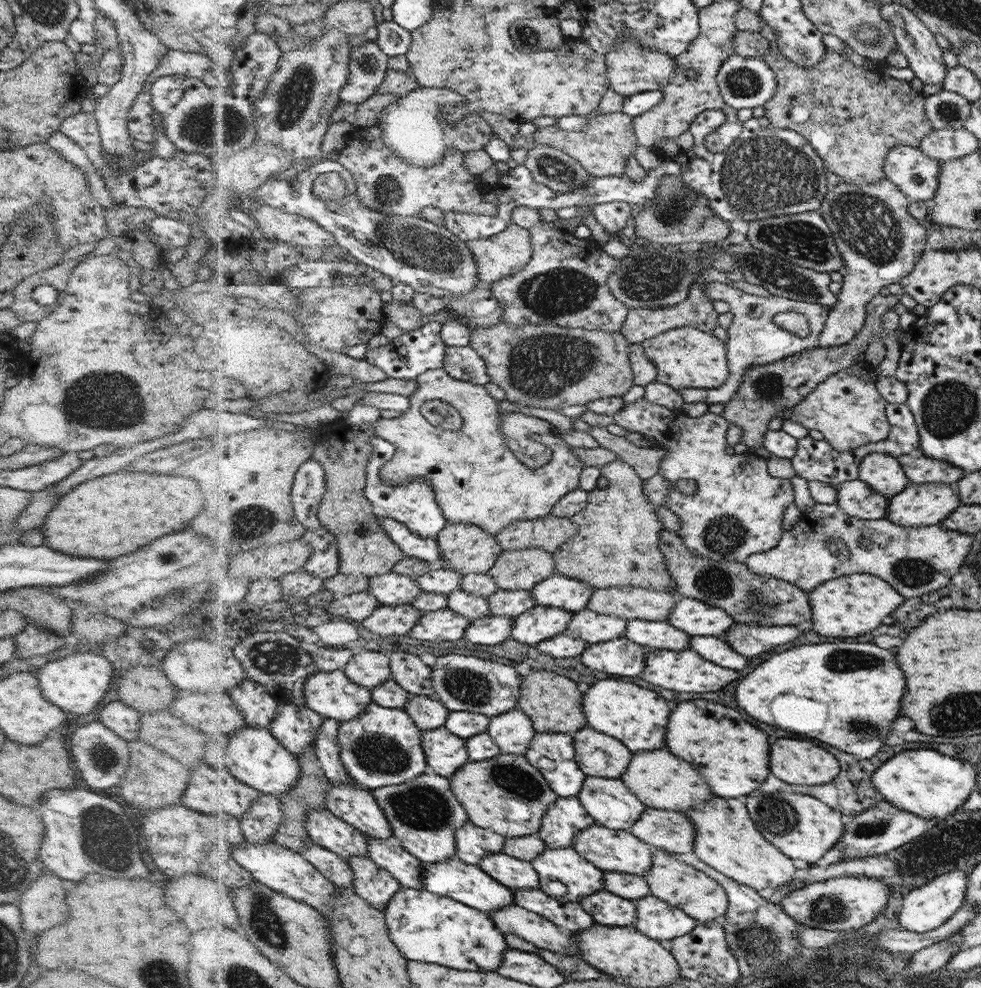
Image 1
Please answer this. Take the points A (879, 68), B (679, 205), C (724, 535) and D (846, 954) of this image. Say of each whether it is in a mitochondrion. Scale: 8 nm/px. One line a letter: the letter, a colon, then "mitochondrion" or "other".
A: other
B: mitochondrion
C: mitochondrion
D: other

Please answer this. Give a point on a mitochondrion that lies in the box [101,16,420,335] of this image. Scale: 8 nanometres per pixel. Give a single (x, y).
(204, 126)

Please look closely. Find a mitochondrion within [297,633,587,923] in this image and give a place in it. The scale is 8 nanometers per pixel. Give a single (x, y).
(425, 808)

